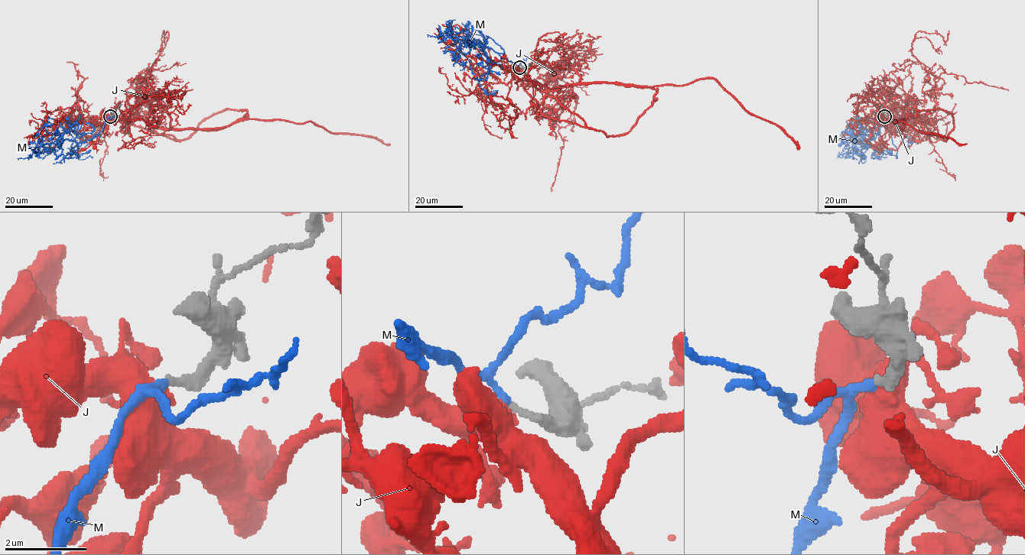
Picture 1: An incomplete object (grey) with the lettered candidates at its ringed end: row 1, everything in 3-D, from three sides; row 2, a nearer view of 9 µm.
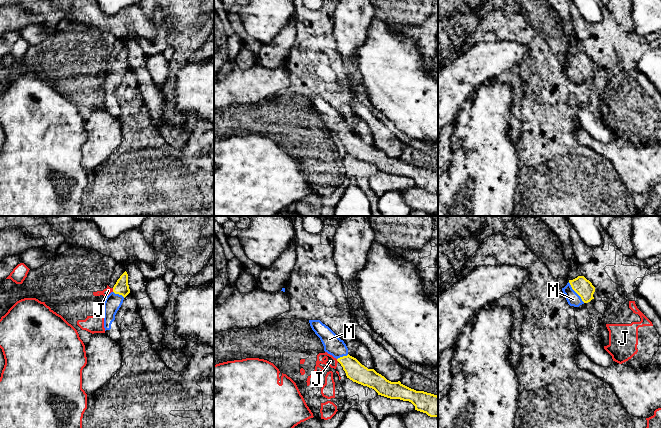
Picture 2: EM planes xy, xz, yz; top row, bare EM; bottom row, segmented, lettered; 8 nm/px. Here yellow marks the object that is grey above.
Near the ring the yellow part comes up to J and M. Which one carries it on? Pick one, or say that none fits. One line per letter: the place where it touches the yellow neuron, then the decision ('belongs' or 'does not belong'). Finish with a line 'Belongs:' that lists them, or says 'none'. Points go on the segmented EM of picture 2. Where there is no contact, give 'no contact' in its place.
J: xy (113, 290) | does not belong
M: yz (575, 291) | belongs
Belongs: M

